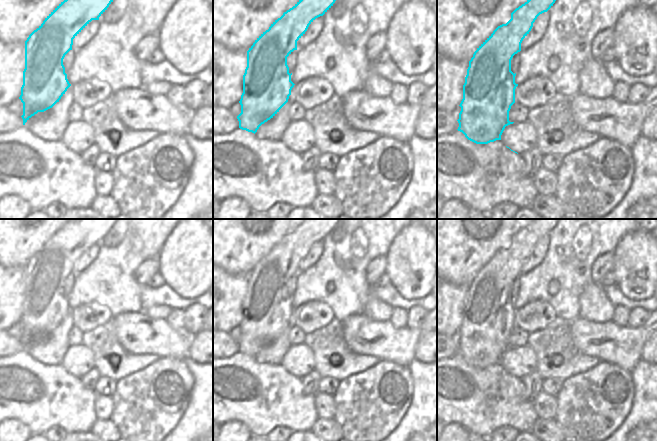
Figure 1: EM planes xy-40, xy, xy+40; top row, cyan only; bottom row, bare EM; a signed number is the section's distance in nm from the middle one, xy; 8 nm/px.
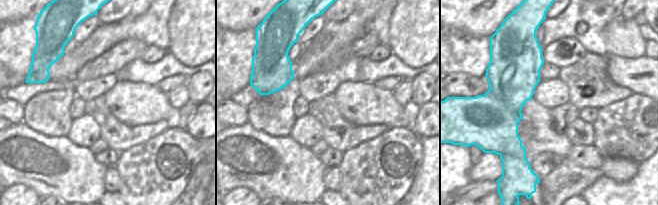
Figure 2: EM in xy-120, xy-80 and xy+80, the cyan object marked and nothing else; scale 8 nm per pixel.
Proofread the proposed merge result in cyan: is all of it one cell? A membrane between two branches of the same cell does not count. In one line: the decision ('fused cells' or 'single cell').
fused cells

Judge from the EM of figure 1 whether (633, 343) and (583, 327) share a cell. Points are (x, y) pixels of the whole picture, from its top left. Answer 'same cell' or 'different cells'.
same cell

